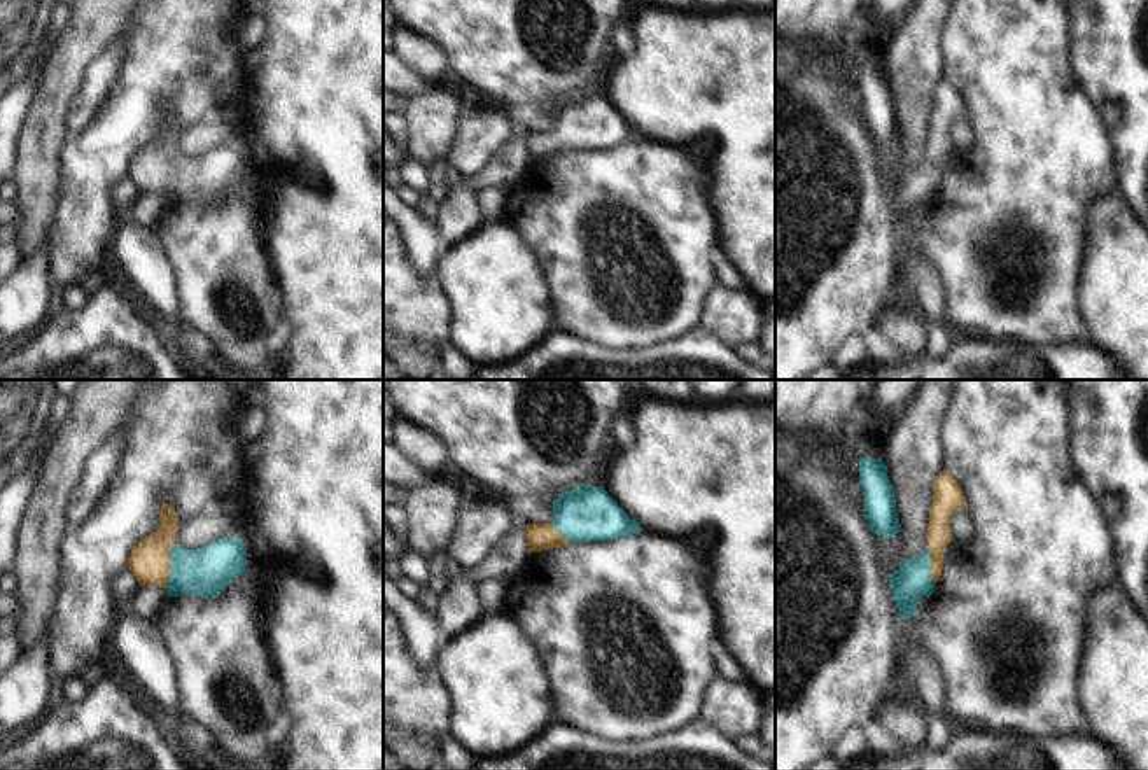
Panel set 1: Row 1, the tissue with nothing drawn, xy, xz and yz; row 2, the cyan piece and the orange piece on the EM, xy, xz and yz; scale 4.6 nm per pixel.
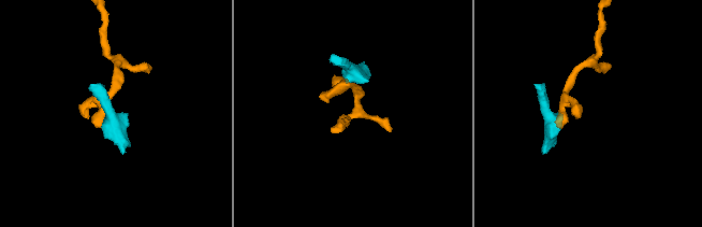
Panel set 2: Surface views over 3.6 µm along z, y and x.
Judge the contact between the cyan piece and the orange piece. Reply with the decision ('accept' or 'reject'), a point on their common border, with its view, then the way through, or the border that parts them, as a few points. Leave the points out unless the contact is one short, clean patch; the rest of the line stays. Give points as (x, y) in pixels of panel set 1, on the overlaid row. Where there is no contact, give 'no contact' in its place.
accept; contact xy (170, 567); way xy (207, 571), (170, 567), (149, 560)

